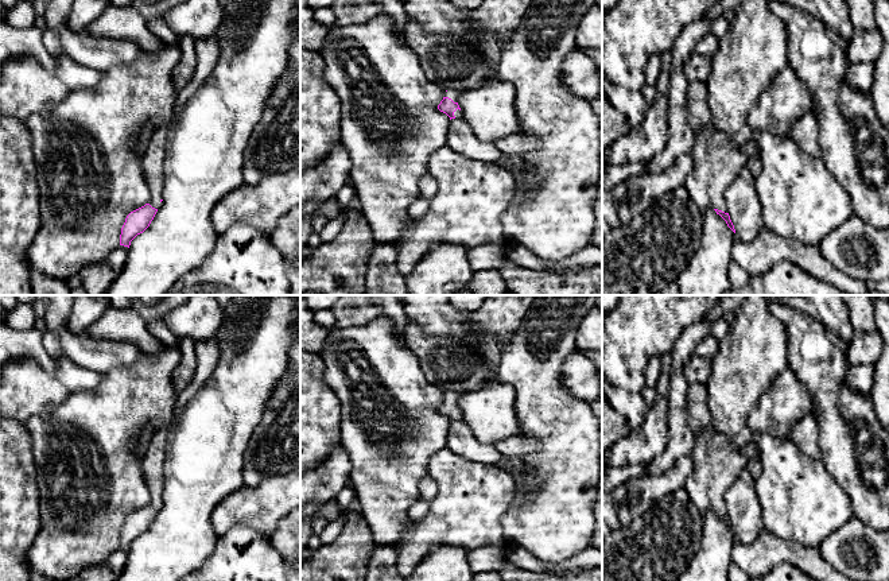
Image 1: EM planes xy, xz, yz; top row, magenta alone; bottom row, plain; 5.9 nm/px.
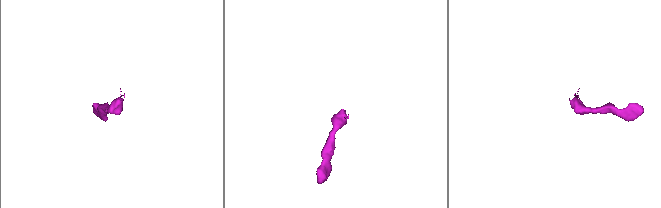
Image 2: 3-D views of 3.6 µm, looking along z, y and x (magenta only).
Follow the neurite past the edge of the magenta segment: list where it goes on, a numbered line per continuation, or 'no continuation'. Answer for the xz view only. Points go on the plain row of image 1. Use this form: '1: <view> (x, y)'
1: xz (454, 396)

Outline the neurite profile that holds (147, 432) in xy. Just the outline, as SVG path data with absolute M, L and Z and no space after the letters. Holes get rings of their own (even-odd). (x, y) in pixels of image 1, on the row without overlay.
M147 425L143 427L143 430L136 441L136 457L137 457L137 460L143 461L152 434L154 434L154 429L151 426Z

